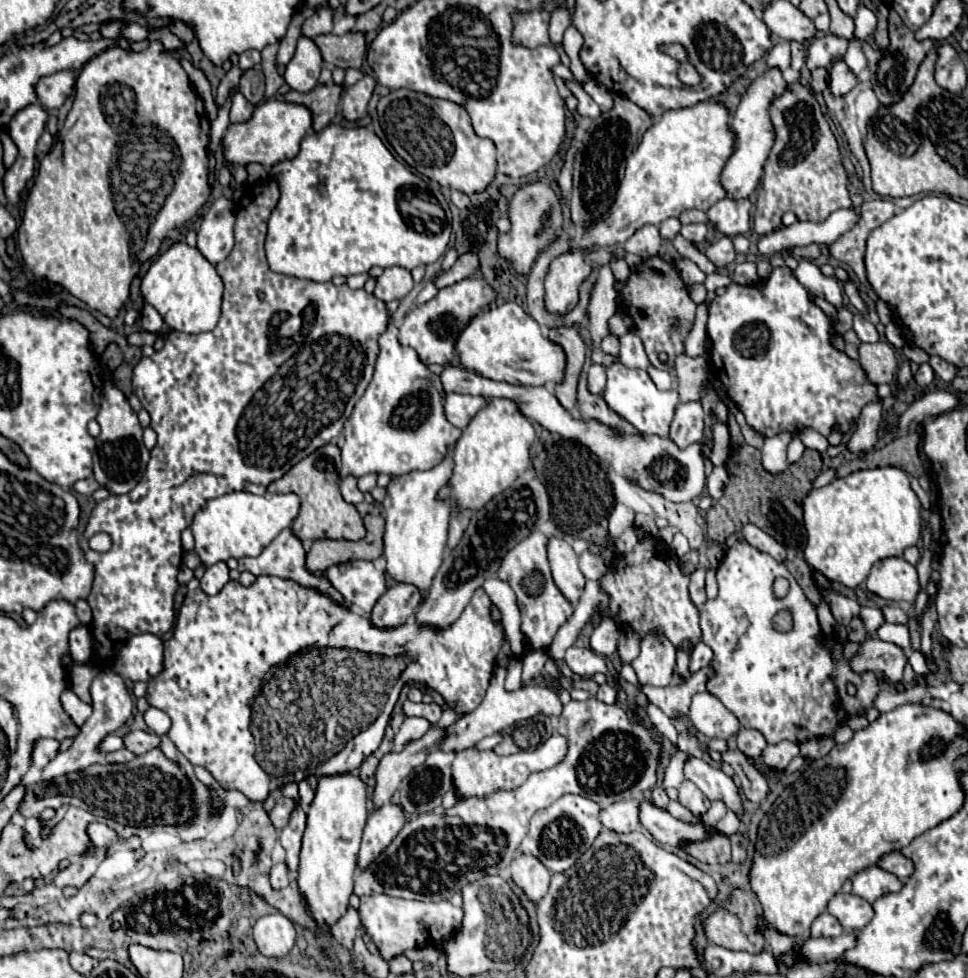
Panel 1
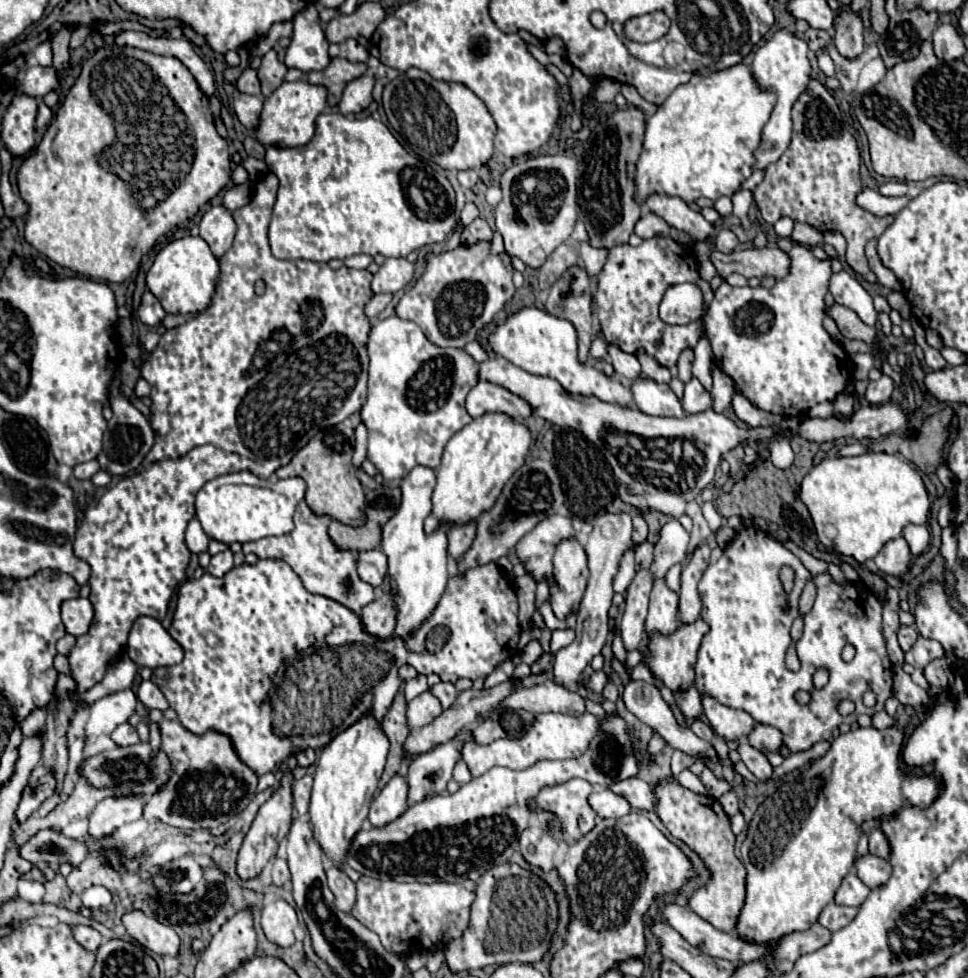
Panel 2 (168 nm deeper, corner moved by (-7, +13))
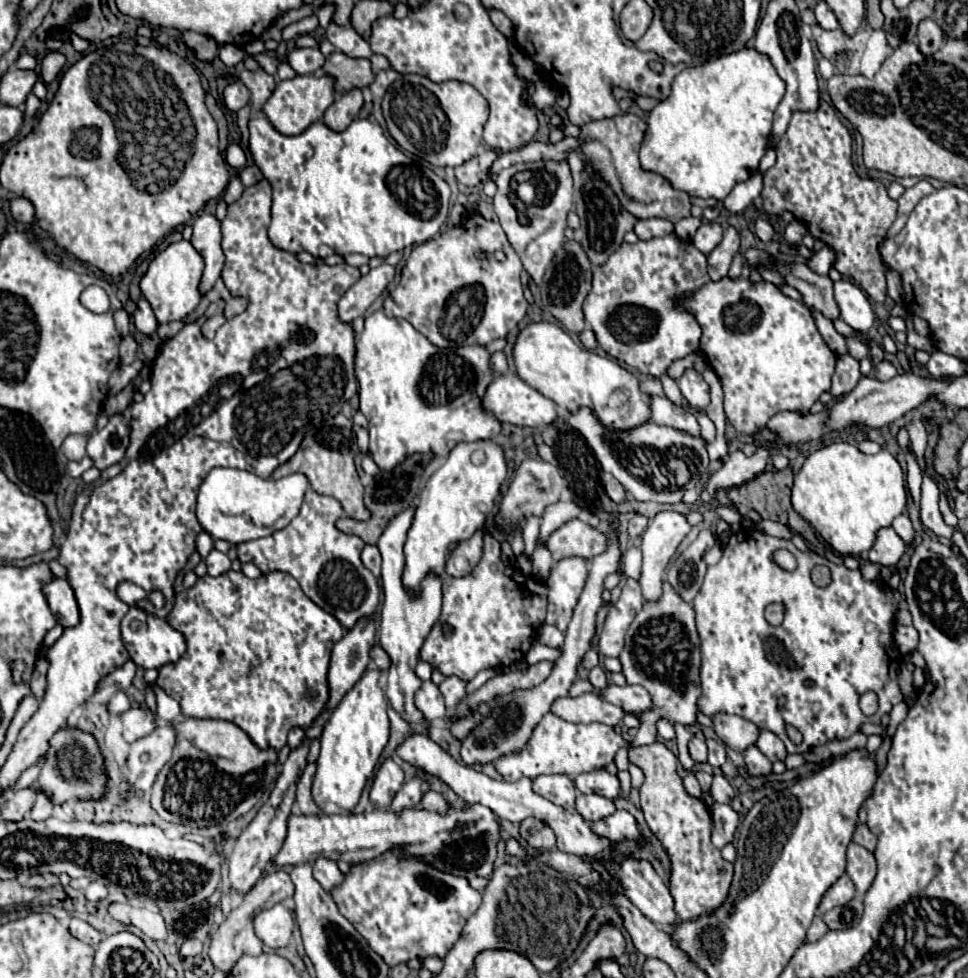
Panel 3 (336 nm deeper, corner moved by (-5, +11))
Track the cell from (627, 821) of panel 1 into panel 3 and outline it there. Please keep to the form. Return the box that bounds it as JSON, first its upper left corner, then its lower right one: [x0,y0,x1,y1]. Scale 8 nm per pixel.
[577,794,617,822]

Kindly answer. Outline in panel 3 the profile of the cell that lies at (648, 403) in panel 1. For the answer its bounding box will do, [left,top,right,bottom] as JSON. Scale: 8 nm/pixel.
[651,396,699,434]

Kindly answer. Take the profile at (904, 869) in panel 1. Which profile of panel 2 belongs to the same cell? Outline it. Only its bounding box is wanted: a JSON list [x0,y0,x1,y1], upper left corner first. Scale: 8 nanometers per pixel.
[869,828,889,858]

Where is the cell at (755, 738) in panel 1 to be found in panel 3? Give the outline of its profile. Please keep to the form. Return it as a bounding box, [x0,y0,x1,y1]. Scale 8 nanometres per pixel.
[757,730,787,760]

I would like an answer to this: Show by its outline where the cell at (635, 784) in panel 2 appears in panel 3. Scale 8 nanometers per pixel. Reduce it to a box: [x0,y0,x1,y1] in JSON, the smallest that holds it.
[575,770,623,800]

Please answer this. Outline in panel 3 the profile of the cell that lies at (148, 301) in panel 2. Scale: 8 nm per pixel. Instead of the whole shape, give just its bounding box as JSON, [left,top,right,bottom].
[133,298,159,334]

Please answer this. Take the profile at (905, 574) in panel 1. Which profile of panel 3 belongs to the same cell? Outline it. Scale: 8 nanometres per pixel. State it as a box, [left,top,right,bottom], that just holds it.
[869,528,905,566]

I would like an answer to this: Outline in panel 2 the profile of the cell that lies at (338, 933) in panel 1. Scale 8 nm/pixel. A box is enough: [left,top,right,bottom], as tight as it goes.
[325,864,355,912]

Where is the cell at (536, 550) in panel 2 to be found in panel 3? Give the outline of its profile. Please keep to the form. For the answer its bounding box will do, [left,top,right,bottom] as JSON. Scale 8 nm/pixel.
[545,518,605,560]

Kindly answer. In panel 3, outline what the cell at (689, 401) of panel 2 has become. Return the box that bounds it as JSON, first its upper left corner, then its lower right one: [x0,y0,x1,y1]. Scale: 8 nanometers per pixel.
[679,370,709,408]

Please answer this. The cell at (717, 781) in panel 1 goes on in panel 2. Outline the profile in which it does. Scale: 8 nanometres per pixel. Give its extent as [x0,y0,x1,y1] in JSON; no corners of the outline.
[623,680,719,760]

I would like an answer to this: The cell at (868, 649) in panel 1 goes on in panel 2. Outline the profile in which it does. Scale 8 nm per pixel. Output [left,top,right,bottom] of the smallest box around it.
[897,626,917,652]

